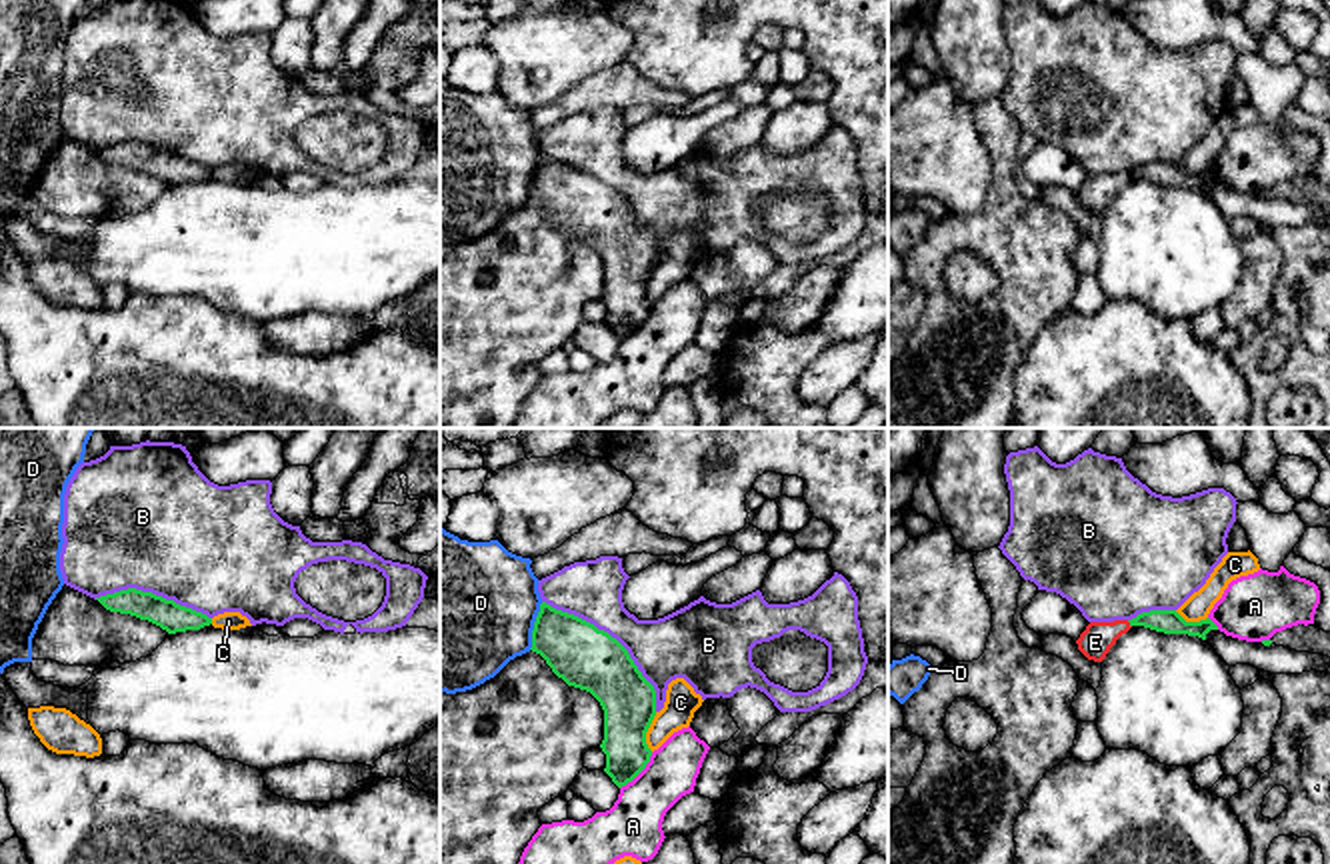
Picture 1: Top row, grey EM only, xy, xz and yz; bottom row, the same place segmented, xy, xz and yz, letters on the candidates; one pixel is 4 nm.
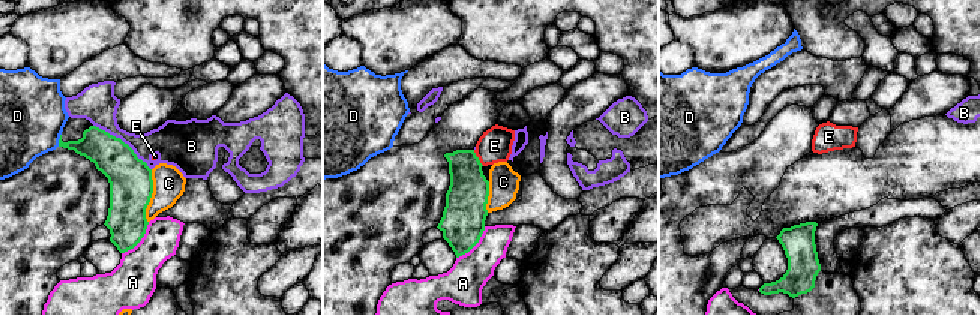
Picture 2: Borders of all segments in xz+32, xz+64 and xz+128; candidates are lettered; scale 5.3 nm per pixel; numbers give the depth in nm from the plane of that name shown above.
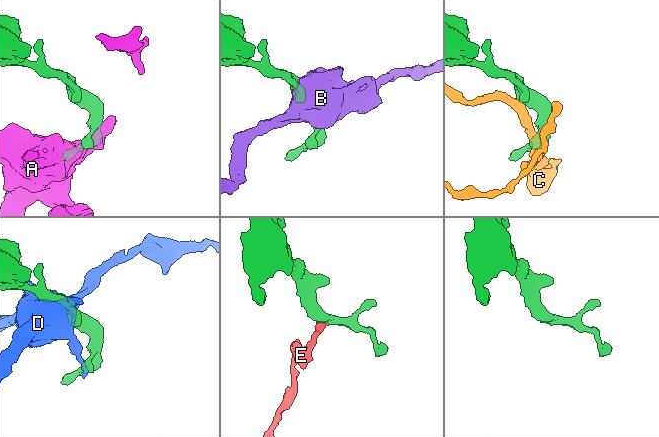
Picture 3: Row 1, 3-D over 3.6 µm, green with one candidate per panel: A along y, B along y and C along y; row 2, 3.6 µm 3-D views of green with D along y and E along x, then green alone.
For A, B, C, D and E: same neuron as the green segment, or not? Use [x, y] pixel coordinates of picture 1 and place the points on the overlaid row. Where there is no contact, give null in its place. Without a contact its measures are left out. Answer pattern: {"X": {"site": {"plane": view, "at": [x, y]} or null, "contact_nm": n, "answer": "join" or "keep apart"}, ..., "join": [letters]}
{"A": {"site": {"plane": "xz", "at": [638, 772]}, "contact_nm": 200, "answer": "keep apart"}, "B": {"site": {"plane": "xz", "at": [614, 638]}, "contact_nm": 650, "answer": "keep apart"}, "C": {"site": {"plane": "xz", "at": [646, 730]}, "contact_nm": 160, "answer": "keep apart"}, "D": {"site": {"plane": "xz", "at": [534, 626]}, "contact_nm": 200, "answer": "keep apart"}, "E": {"site": {"plane": "yz", "at": [1130, 624]}, "contact_nm": 40, "answer": "keep apart"}, "join": []}

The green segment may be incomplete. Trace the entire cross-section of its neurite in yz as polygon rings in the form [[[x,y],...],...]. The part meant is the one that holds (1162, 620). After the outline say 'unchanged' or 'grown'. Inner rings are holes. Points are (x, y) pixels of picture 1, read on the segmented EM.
[[[1150,610],[1138,614],[1128,622],[1130,626],[1144,626],[1164,634],[1188,634],[1202,640],[1206,640],[1206,634],[1210,630],[1218,630],[1218,626],[1210,618],[1200,622],[1186,622],[1176,610]]]; unchanged

